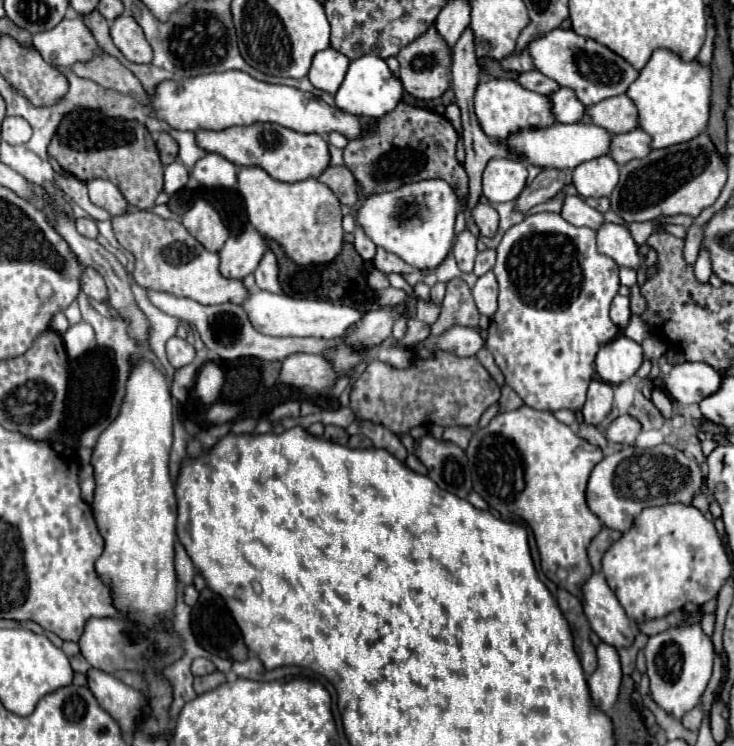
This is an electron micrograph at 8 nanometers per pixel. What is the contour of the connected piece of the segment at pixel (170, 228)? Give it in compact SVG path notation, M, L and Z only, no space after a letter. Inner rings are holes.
M131 211L113 217L113 229L121 247L135 255L133 279L151 291L165 291L179 297L195 299L203 305L243 303L249 291L241 279L225 279L219 273L219 255L207 251L179 221L163 219L149 211Z

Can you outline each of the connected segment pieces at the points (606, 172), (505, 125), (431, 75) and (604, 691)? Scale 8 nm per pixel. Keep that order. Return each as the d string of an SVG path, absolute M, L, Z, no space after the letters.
M599 157L573 169L573 185L581 197L609 197L619 183L619 167L611 157Z
M489 79L479 83L475 91L475 113L485 135L491 141L505 139L513 131L551 127L555 123L555 115L551 115L551 99L547 99L547 95L519 87L519 83L515 83L513 79Z
M431 25L419 39L403 47L403 57L399 55L399 75L403 79L403 87L407 93L411 93L415 99L439 99L451 85L451 51L447 51L447 43L439 39L439 33L435 31L435 25Z
M601 643L597 647L597 657L599 657L599 667L587 679L587 685L589 685L589 693L595 709L609 713L619 695L621 663L617 657L617 649L607 643Z

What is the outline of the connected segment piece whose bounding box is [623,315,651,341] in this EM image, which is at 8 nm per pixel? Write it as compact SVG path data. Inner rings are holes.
M635 315L633 319L631 319L631 323L629 323L629 327L623 331L627 337L631 337L631 339L645 339L645 337L649 337L649 333L651 333L651 329L649 329L649 323L645 323L639 315Z

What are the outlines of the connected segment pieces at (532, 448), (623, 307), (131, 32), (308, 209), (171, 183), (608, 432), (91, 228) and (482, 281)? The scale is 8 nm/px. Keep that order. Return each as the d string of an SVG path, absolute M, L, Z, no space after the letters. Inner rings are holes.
M523 405L521 409L495 415L485 429L475 431L467 447L467 459L475 473L471 475L473 489L503 519L515 519L533 529L543 559L541 571L555 585L583 601L579 587L593 575L587 547L603 529L599 517L587 507L585 489L593 467L603 459L603 449L577 437L577 433L557 421L551 411L537 411ZM487 445L491 445L491 465L487 461ZM571 567L573 573L559 573Z
M617 295L611 303L611 319L619 329L625 329L629 319L631 319L631 307L629 307L629 297Z
M121 15L111 23L111 37L119 51L133 63L151 63L153 51L137 25L137 21L129 15Z
M241 167L237 173L237 185L251 225L261 235L281 243L295 263L329 263L337 257L343 245L343 215L339 199L325 183L319 183L319 179L281 183L269 177L261 167Z
M175 161L171 165L165 167L165 177L163 177L163 191L167 195L173 195L177 193L179 189L183 189L189 181L189 171L187 167L183 167L183 163Z
M621 415L615 421L611 421L605 429L605 437L613 443L621 443L621 445L633 445L637 435L641 433L639 421L631 415Z
M81 217L81 219L77 219L77 221L75 221L75 225L77 225L77 231L79 231L83 237L95 239L95 237L99 235L97 225L95 225L95 221L93 221L91 217Z
M491 271L477 279L477 283L473 287L473 299L475 299L475 305L481 315L491 317L497 311L497 293L499 293L497 279Z

